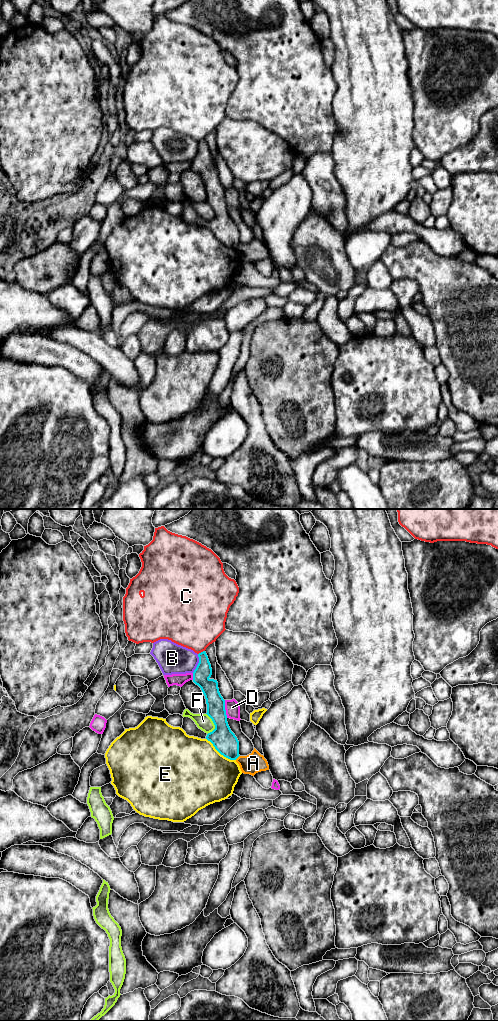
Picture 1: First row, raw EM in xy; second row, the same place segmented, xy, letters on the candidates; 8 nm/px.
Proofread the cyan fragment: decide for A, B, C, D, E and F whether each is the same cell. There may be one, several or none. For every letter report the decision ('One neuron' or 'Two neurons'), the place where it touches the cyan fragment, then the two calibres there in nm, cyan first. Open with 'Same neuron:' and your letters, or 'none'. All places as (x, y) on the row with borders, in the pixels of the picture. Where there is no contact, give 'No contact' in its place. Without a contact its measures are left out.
Same neuron: none
A: Two neurons. Touches cyan at xy (237, 757). Thickness 190 nm (cyan) against 160 nm
B: Two neurons. Touches cyan at xy (198, 663). Thickness 140 nm (cyan) against 240 nm
C: Two neurons. Touches cyan at xy (201, 652). Thickness 140 nm (cyan) against 420 nm
D: Two neurons. Touches cyan at xy (224, 709). Thickness 190 nm (cyan) against 120 nm
E: Two neurons. Touches cyan at xy (220, 753). Thickness 190 nm (cyan) against 500 nm
F: Two neurons. Touches cyan at xy (214, 724). Thickness 190 nm (cyan) against 120 nm

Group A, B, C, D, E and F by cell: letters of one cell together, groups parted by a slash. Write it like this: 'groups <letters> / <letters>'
groups A / B / C / D / E / F

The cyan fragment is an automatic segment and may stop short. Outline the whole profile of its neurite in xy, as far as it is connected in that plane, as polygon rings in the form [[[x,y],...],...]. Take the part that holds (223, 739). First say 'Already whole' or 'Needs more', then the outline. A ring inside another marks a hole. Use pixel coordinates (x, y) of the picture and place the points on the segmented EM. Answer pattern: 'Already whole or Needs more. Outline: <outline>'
Already whole. Outline: [[[205,651],[198,654],[199,663],[193,672],[193,682],[198,685],[206,699],[207,715],[212,719],[215,729],[206,739],[224,757],[236,760],[239,755],[239,741],[231,731],[225,710],[225,700],[221,696],[217,680],[211,679],[212,668]]]

